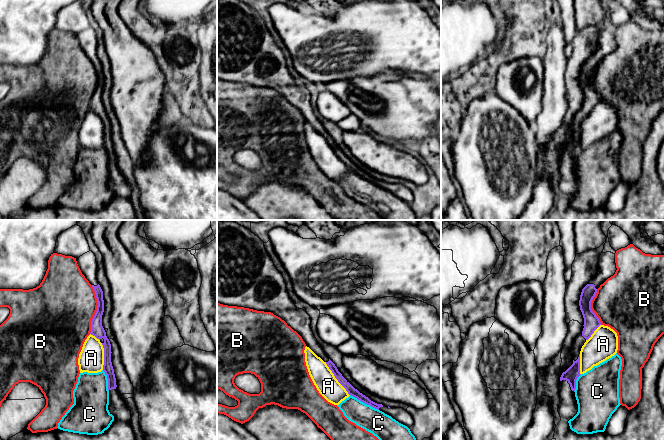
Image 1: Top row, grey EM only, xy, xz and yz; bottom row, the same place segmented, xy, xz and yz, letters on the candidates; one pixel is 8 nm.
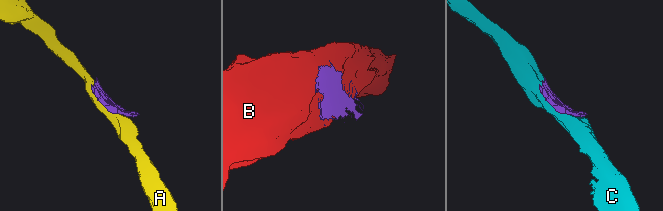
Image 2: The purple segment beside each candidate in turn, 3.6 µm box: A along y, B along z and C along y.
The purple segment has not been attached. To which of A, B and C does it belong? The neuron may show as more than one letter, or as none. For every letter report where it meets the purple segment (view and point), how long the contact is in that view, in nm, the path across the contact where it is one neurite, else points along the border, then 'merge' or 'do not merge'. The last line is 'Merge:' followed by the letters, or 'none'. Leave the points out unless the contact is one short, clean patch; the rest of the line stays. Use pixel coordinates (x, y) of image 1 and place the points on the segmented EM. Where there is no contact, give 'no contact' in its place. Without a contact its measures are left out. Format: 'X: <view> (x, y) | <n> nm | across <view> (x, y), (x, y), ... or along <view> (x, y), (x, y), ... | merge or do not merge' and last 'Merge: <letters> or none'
A: xz (336, 378) | 340 nm | do not merge
B: xy (97, 309) | 400 nm | do not merge
C: xz (364, 402) | 260 nm | do not merge
Merge: none

